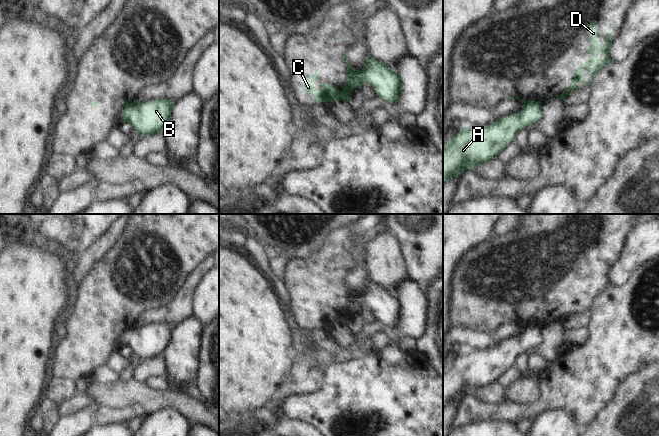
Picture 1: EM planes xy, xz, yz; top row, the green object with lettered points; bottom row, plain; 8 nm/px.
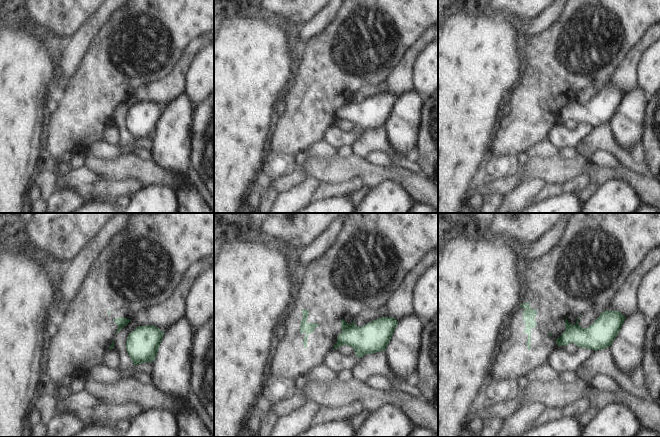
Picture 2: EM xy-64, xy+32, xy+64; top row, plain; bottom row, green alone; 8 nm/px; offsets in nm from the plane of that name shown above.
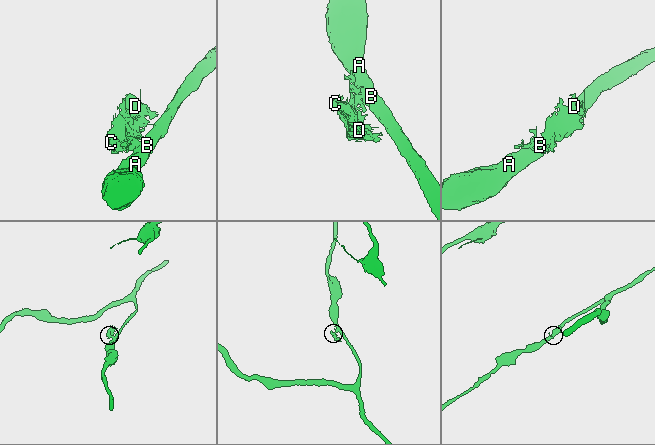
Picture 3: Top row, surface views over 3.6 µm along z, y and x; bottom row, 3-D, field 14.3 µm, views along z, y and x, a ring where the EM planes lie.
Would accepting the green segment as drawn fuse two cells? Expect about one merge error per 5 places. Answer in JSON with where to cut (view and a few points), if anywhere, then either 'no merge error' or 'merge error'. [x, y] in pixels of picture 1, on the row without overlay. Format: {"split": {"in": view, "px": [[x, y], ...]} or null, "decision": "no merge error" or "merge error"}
{"split": {"in": "xz", "px": [[355, 294], [352, 300], [352, 309], [354, 311]]}, "decision": "merge error"}

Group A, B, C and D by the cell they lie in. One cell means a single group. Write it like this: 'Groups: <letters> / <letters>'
Groups: A B / C D.

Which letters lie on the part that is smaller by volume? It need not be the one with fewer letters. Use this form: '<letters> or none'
C, D

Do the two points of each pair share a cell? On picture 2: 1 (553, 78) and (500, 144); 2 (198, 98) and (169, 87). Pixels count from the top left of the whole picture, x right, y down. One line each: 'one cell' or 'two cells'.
1: one cell
2: two cells

